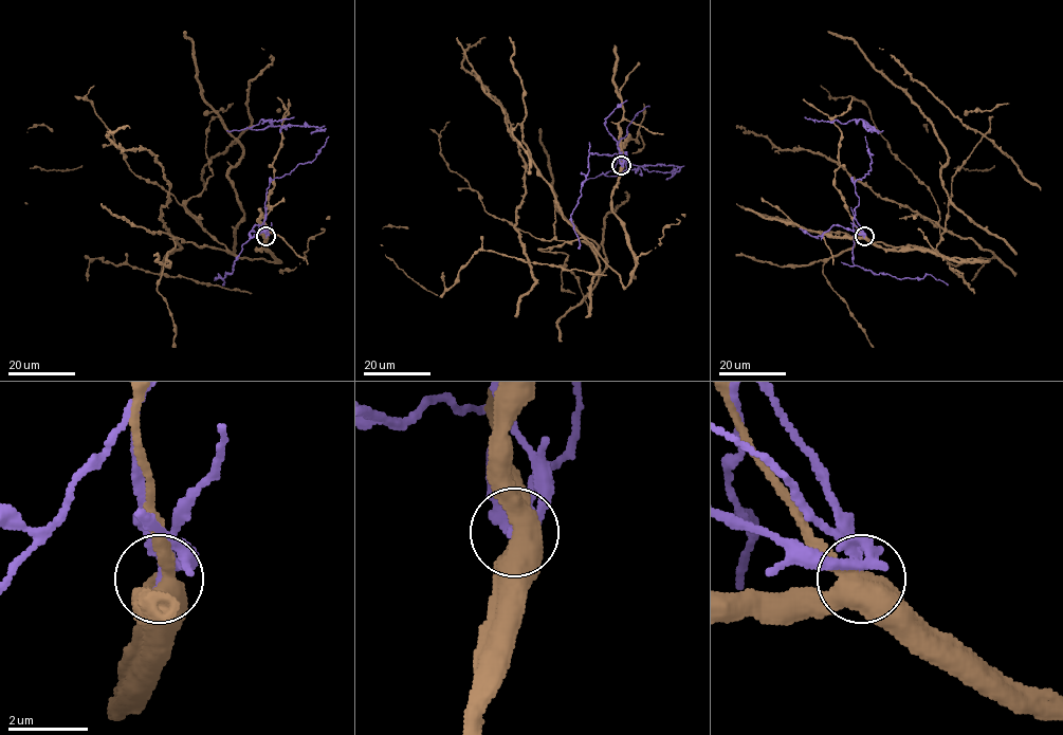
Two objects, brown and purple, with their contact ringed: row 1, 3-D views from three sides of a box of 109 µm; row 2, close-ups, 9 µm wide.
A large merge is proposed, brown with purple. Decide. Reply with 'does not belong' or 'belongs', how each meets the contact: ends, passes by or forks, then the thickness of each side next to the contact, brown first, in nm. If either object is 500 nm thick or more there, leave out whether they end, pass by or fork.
does not belong; brown forks; purple passes by; calibres 440 and 190 nm

